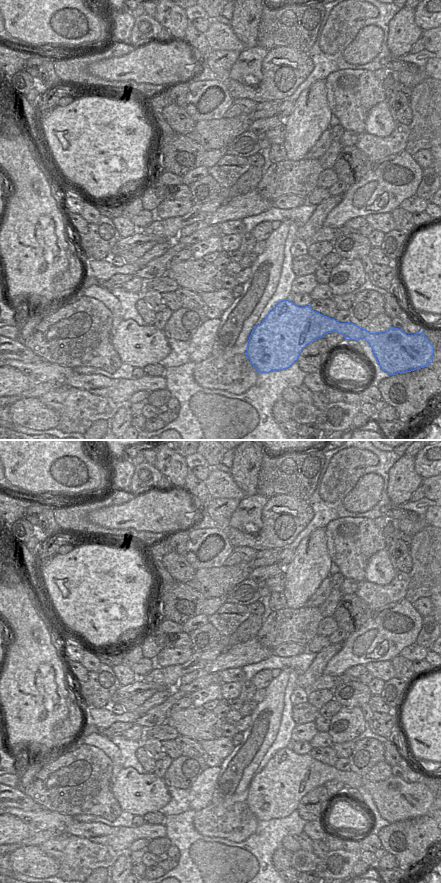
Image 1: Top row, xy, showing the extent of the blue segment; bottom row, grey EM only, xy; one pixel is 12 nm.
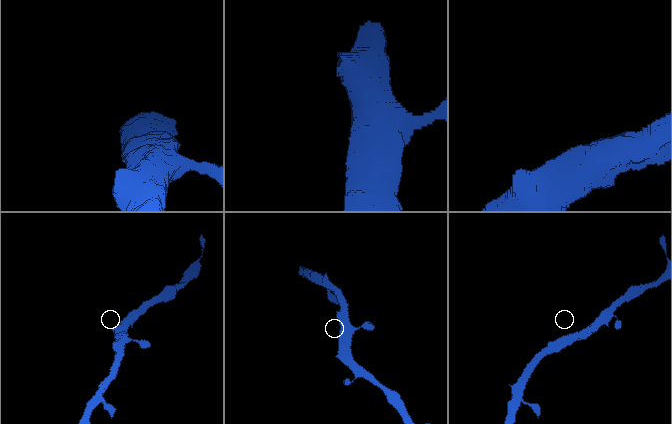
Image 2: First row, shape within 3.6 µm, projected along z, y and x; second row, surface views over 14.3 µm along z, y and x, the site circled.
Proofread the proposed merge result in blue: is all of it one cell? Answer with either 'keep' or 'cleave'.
keep

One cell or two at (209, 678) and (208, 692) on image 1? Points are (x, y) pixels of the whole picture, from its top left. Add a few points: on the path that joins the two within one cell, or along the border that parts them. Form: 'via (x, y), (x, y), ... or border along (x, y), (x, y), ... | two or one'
border along (220, 683), (212, 683), (189, 694) | two

